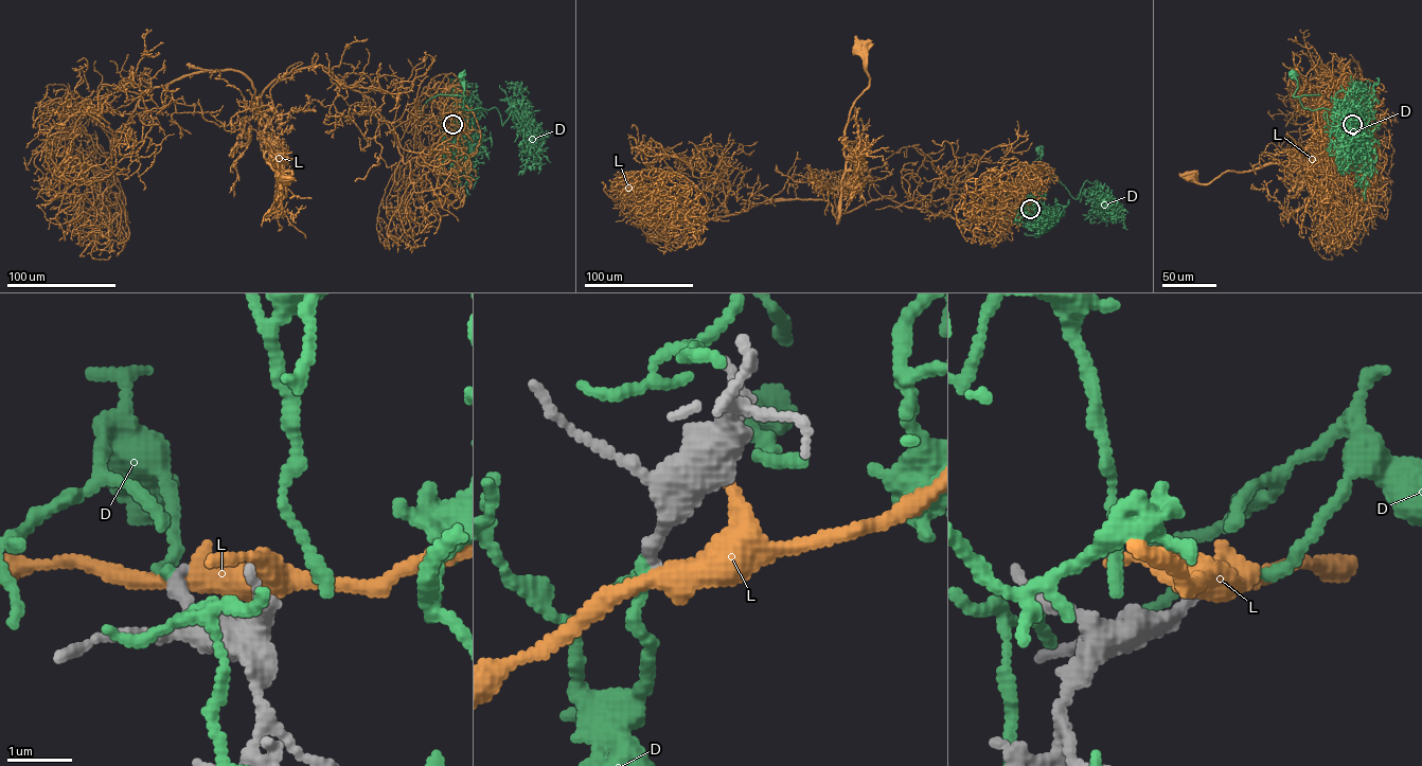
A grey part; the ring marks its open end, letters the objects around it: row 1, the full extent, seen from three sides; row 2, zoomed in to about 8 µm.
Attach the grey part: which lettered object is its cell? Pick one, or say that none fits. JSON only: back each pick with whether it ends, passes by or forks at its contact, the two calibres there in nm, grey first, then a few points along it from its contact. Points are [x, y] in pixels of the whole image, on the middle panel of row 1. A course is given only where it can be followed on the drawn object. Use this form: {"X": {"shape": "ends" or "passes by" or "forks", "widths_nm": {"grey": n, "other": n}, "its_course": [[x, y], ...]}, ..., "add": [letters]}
{"add": []}

